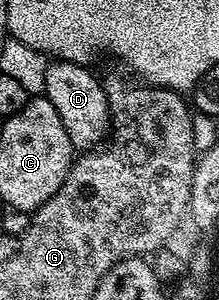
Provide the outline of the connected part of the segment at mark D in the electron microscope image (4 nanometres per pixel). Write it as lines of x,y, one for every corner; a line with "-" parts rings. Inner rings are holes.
54,59
46,70
44,99
49,100
51,106
55,106
55,110
59,113
59,118
67,130
67,138
71,140
74,149
77,150
100,145
111,132
109,99
105,93
105,85
100,79
97,81
88,72
89,70
84,64
58,59

